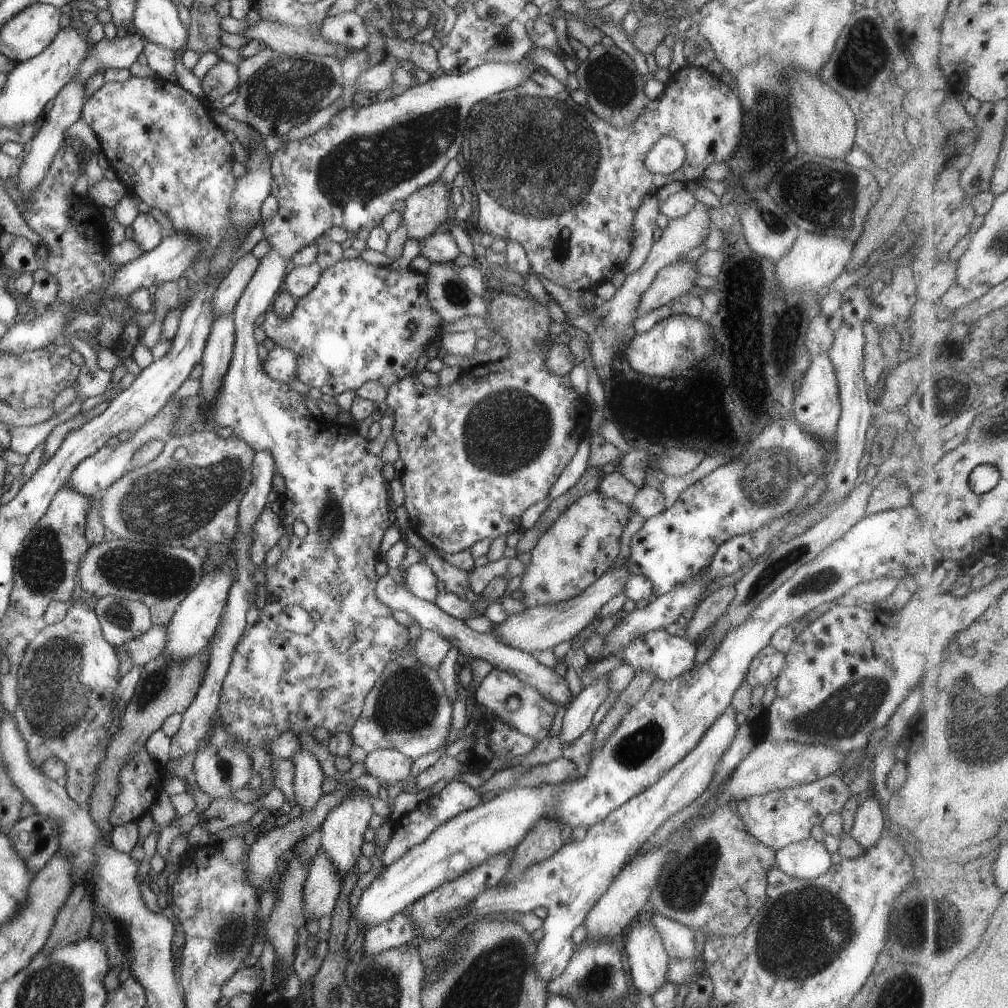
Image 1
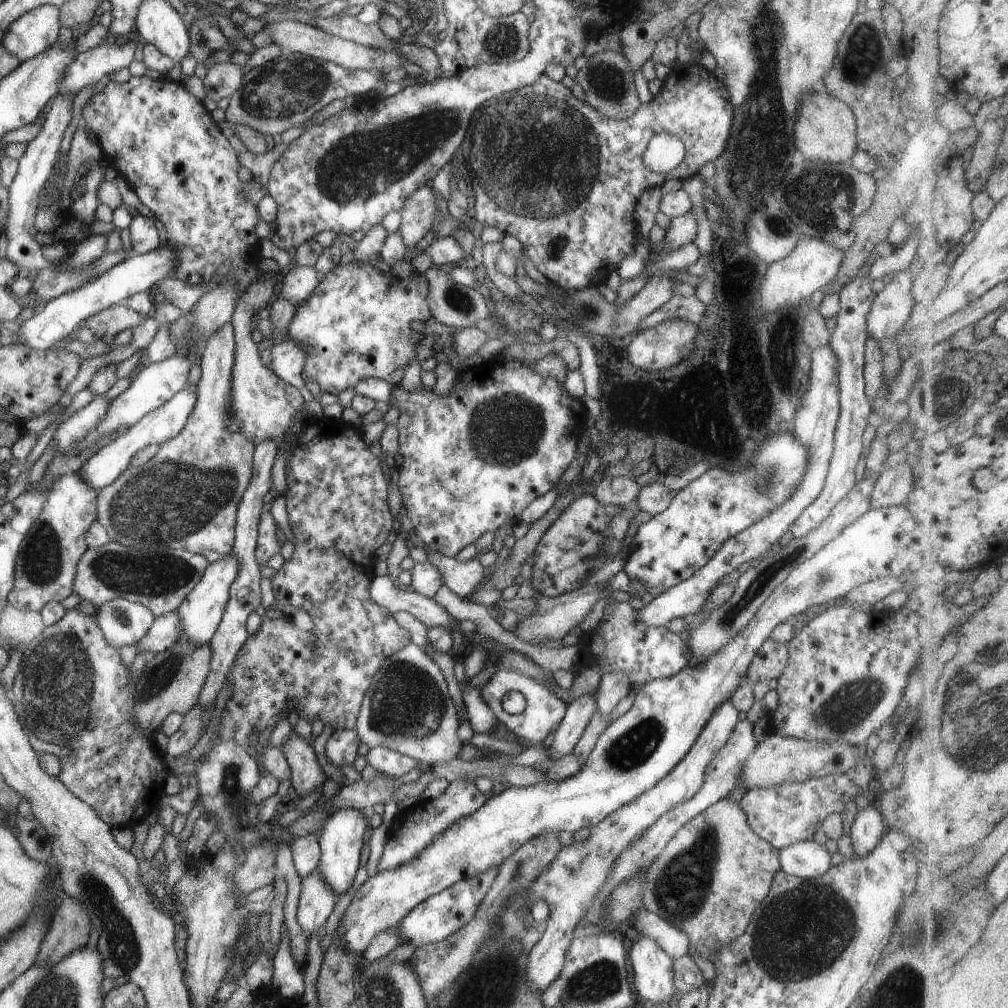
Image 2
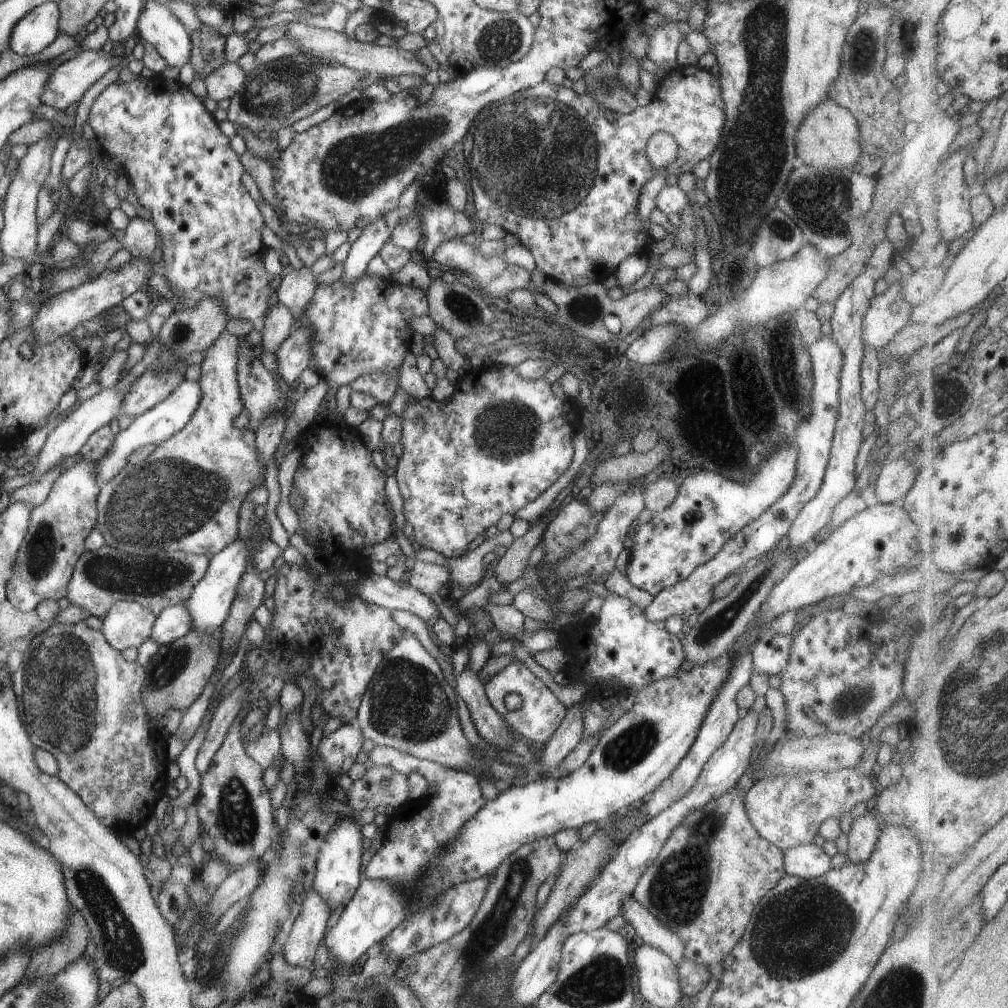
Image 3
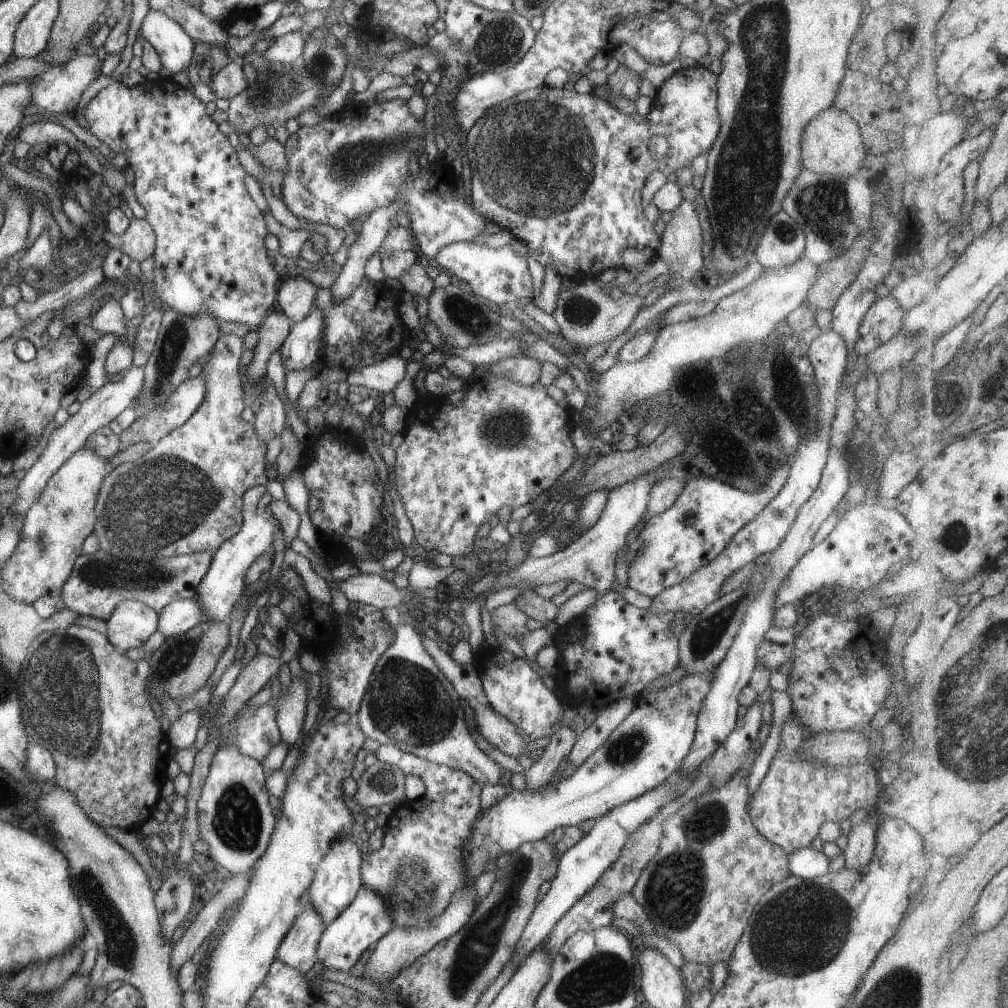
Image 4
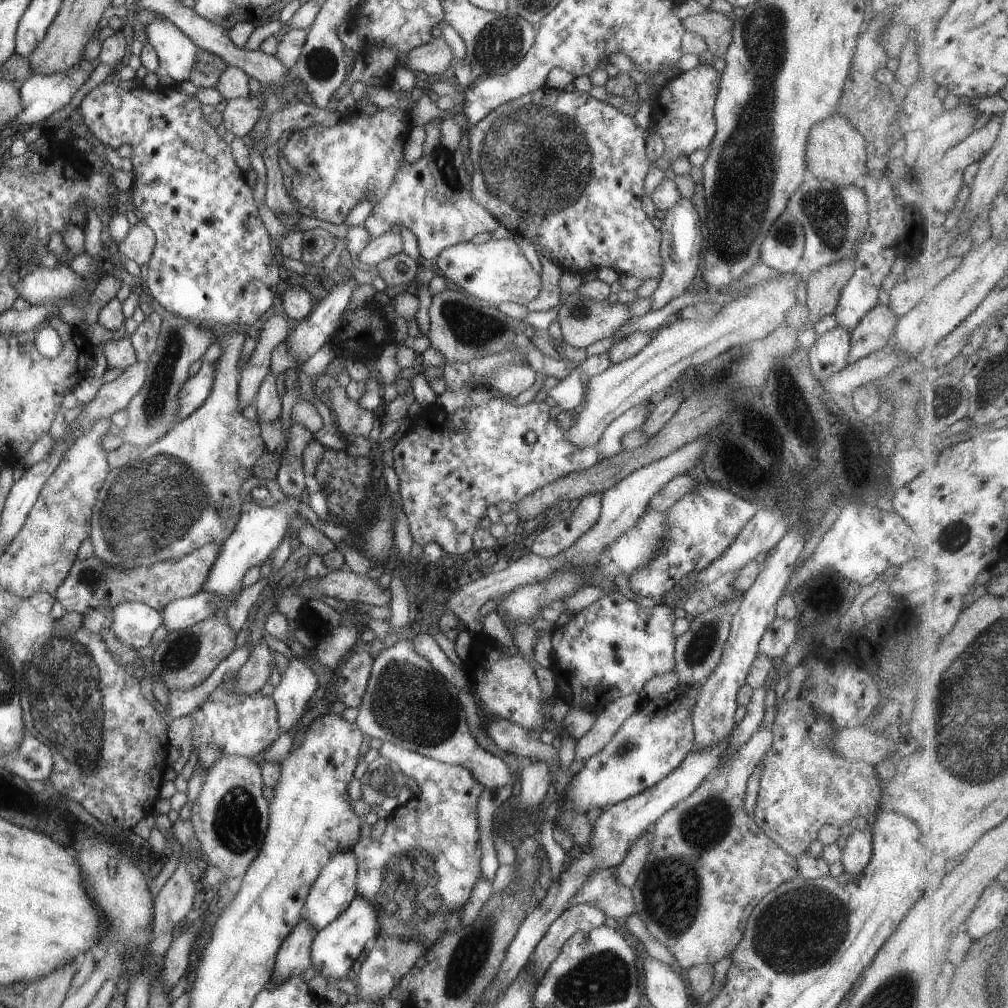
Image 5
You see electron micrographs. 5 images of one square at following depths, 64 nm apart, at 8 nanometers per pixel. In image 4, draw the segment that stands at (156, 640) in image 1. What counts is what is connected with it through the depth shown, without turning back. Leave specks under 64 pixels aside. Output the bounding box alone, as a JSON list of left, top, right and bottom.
[157,598,204,639]

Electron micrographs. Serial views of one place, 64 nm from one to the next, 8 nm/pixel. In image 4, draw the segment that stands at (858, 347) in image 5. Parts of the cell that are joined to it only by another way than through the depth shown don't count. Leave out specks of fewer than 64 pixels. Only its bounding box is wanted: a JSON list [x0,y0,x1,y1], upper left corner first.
[856,293,905,356]

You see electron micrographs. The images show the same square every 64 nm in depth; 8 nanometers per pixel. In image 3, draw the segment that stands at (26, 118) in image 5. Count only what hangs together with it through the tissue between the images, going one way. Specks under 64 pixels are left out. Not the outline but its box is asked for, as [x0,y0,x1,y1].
[42,50,122,112]

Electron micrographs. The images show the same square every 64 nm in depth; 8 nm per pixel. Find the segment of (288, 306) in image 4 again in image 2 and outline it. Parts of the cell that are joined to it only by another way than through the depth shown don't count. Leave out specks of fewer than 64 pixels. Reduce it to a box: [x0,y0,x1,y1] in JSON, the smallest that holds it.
[280,266,318,309]

